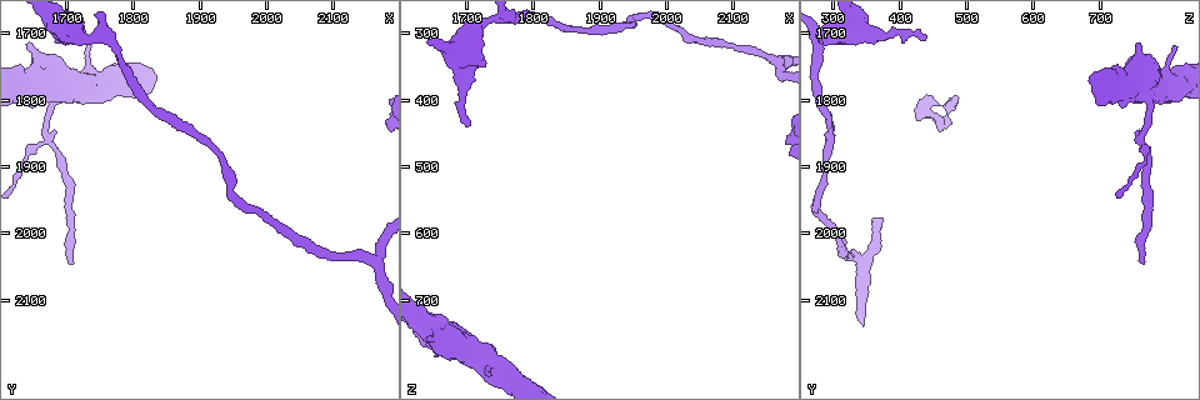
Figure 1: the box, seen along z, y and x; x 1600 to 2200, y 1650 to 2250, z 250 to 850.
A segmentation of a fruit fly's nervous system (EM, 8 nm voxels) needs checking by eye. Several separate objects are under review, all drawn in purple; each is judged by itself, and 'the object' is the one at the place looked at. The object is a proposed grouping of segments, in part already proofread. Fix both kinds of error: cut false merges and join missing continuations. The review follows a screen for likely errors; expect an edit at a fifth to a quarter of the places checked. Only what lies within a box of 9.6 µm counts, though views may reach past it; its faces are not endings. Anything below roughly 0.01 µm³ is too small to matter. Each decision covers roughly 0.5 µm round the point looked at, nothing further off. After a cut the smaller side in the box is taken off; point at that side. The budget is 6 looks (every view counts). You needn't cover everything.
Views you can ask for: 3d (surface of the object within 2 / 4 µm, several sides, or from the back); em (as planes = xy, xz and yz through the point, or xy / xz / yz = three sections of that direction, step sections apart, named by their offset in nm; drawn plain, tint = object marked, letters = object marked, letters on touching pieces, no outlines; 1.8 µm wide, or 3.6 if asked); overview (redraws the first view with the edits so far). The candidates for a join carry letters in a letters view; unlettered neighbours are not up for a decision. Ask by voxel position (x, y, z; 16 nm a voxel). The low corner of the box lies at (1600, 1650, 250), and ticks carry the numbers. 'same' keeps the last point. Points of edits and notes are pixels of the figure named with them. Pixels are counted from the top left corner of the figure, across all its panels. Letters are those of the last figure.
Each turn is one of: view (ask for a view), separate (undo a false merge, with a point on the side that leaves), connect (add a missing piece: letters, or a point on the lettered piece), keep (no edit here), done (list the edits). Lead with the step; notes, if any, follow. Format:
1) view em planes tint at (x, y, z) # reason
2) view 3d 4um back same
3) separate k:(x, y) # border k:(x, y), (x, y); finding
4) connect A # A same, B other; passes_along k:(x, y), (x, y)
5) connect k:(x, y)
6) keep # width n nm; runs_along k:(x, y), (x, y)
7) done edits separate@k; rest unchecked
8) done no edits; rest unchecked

view 3d 2um at (1705, 1705, 440) # free end

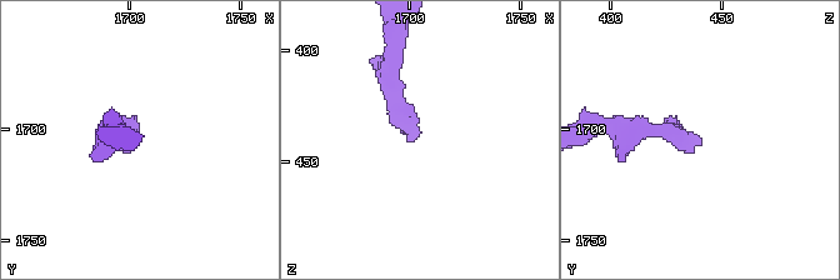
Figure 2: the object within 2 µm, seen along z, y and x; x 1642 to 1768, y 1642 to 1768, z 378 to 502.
view em xz step 8 plain at (1703, 1707, 440) # shape alone is not enough

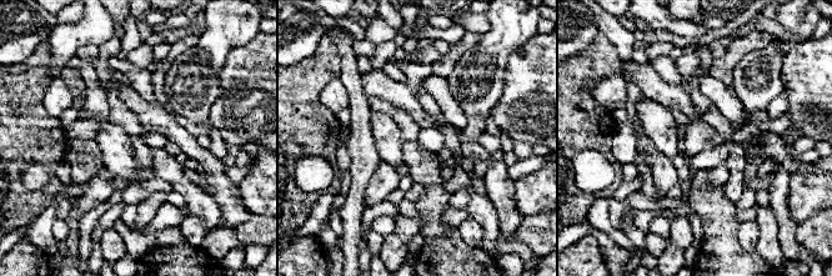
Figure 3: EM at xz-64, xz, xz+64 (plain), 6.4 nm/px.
view em xz step 8 letters same # what lies round it

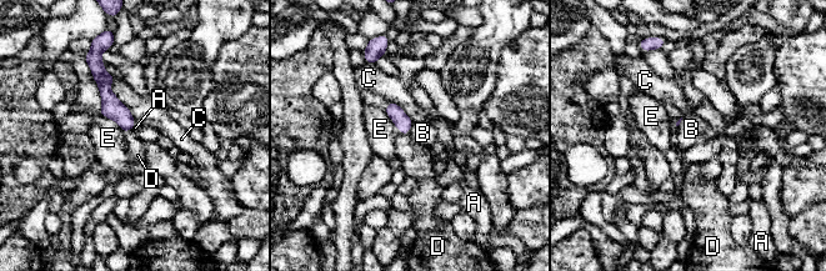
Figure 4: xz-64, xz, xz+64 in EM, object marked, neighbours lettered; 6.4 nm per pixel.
connect D # A other, B other, C other, D same, E other; passes_along 4:(396, 114), (401, 133), (417, 165); it goes on there

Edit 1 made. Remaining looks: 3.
view em planes letters at (1710, 2045, 765) # an open end

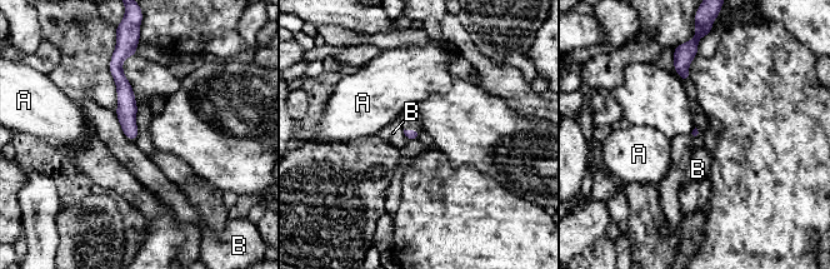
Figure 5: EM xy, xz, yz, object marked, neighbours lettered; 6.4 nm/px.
keep # A other, B other; runs_along 5:(116, 64), (133, 135); none of them fits

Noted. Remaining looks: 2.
done edits connect@4; rest unchecked

